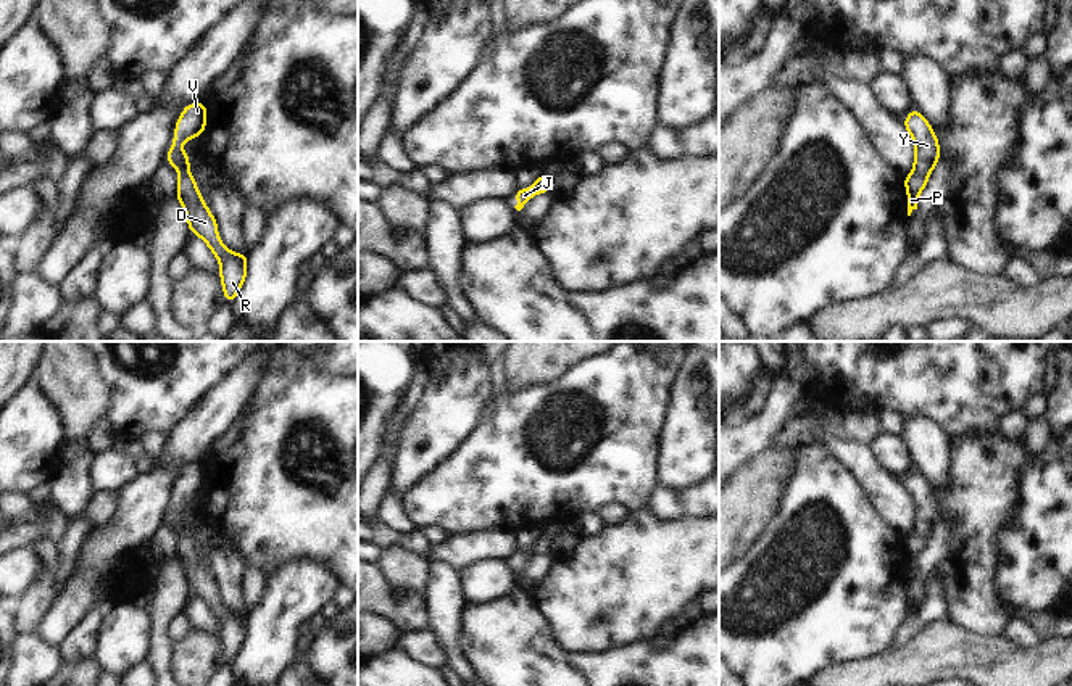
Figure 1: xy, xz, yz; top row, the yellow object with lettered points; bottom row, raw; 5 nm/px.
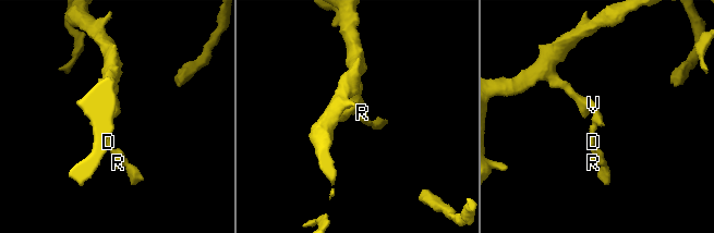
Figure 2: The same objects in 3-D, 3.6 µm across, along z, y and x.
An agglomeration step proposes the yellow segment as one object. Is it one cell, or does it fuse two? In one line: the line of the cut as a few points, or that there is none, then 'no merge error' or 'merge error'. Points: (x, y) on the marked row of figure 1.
no cut | no merge error

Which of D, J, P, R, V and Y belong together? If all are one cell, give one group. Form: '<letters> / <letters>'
D J P R V Y

